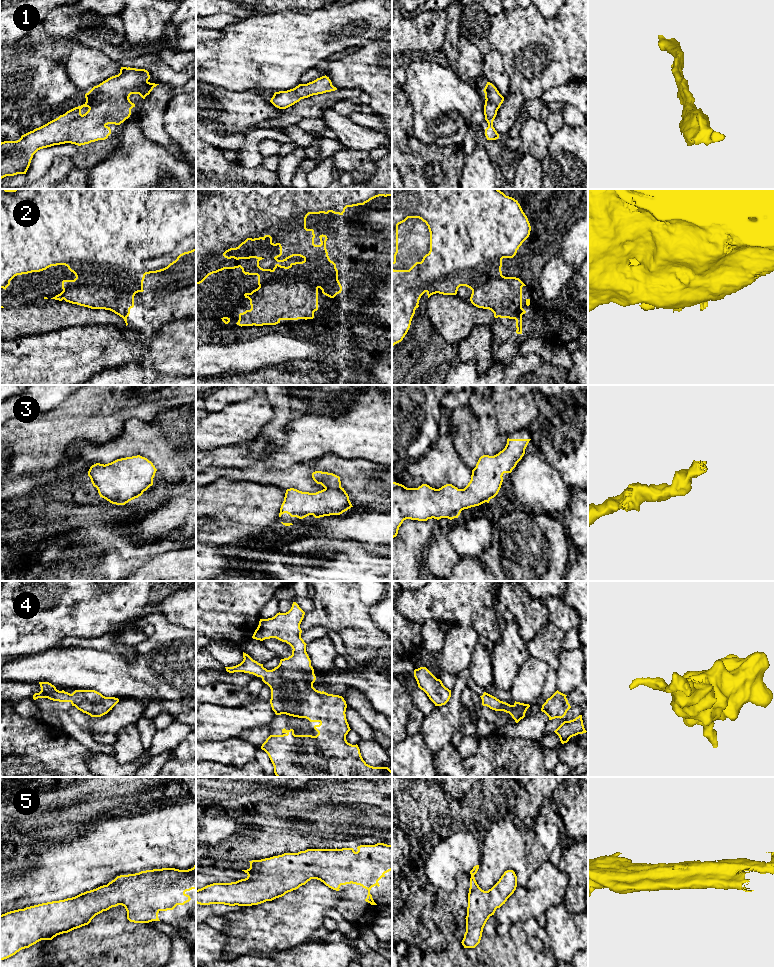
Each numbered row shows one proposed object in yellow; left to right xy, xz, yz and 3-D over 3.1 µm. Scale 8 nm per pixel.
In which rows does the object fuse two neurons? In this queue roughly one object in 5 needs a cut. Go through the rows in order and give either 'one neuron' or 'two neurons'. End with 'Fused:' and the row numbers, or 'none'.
1: one neuron
2: two neurons
3: one neuron
4: one neuron
5: one neuron
Fused: 2

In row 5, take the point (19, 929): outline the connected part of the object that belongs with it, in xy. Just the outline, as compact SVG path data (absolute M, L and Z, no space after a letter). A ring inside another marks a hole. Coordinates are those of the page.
M196 864L188 870L162 868L141 871L135 874L120 875L107 885L86 891L75 897L59 901L42 903L24 909L18 909L0 915L0 960L7 959L22 949L29 948L41 940L52 940L57 935L88 925L91 920L103 911L122 905L127 911L127 919L134 923L160 921L160 911L173 910L177 905L184 905L191 900L185 892L196 889Z

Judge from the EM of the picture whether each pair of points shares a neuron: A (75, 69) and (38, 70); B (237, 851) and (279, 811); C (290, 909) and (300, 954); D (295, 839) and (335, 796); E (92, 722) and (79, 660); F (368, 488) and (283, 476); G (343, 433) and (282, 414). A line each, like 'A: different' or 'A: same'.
A: different
B: same
C: different
D: same
E: different
F: same
G: different

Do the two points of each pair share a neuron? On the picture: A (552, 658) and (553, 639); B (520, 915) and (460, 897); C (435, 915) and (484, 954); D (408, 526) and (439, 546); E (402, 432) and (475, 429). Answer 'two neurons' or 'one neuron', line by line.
A: one neuron
B: two neurons
C: one neuron
D: two neurons
E: two neurons

